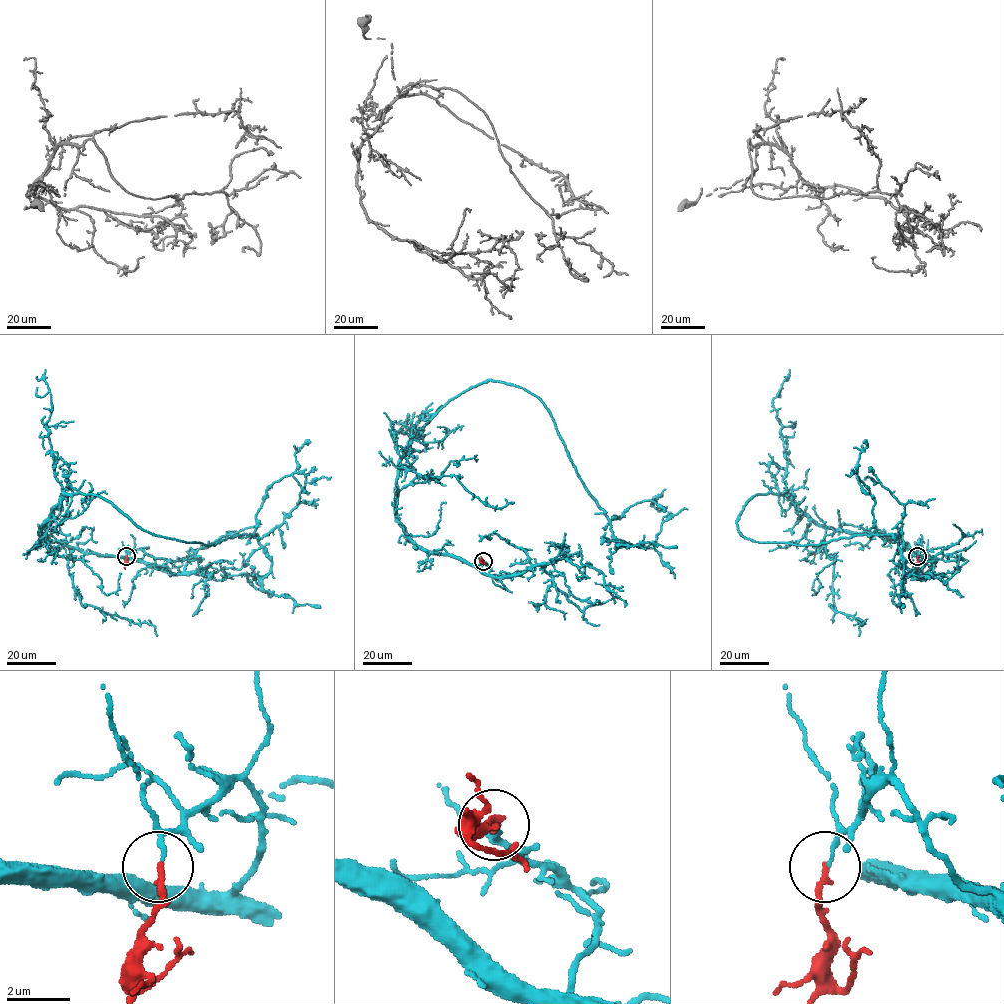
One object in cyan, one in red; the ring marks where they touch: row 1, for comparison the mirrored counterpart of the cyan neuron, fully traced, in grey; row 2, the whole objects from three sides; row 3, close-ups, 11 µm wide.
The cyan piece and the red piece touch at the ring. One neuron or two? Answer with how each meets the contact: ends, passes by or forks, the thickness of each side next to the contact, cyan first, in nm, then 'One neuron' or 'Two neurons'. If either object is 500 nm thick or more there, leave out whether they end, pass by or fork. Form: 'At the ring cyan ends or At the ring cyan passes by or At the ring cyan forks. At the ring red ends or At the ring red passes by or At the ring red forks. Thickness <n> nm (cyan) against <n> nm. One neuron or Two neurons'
At the ring cyan ends. At the ring red ends. Thickness 120 nm (cyan) against 200 nm. Two neurons

